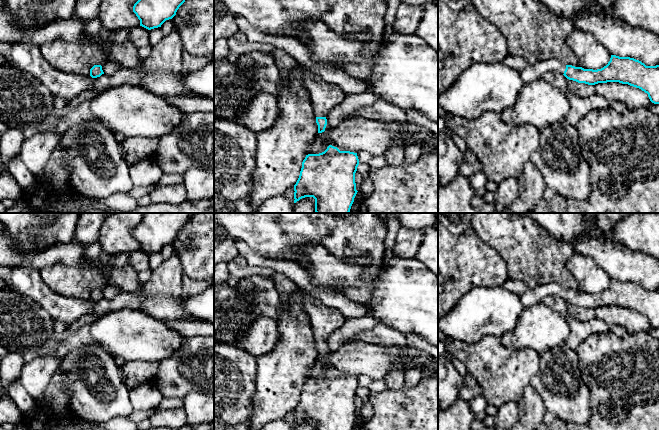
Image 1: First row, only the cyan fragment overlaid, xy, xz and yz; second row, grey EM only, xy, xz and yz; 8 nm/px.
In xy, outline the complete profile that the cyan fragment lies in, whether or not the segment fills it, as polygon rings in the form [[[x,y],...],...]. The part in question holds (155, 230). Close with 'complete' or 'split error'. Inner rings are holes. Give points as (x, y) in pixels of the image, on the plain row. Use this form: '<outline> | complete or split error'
[[[144,213],[141,222],[134,228],[133,236],[140,244],[140,250],[151,254],[161,251],[169,243],[172,243],[179,231],[194,213]]] | complete

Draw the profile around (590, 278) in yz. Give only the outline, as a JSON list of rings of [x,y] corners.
[[[573,252],[566,265],[579,290],[584,293],[601,293],[610,285],[609,275],[591,257]]]

